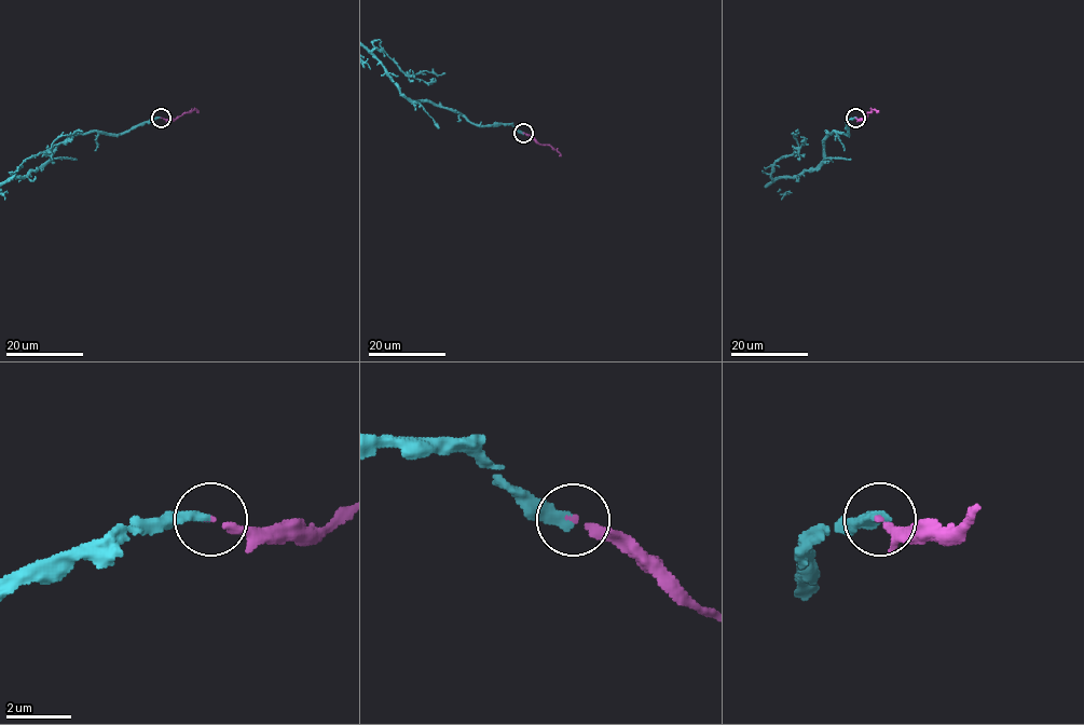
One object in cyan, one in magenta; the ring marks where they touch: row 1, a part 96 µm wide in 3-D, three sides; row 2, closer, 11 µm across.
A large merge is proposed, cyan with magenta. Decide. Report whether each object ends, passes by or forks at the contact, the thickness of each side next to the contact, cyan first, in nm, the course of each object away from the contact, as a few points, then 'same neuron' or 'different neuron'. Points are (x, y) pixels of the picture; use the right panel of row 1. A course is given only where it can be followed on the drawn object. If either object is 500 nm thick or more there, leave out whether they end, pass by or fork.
cyan ends | magenta ends | 360/200 nm | magenta via (855, 118), (864, 119), (873, 110), (879, 112) | same neuron

